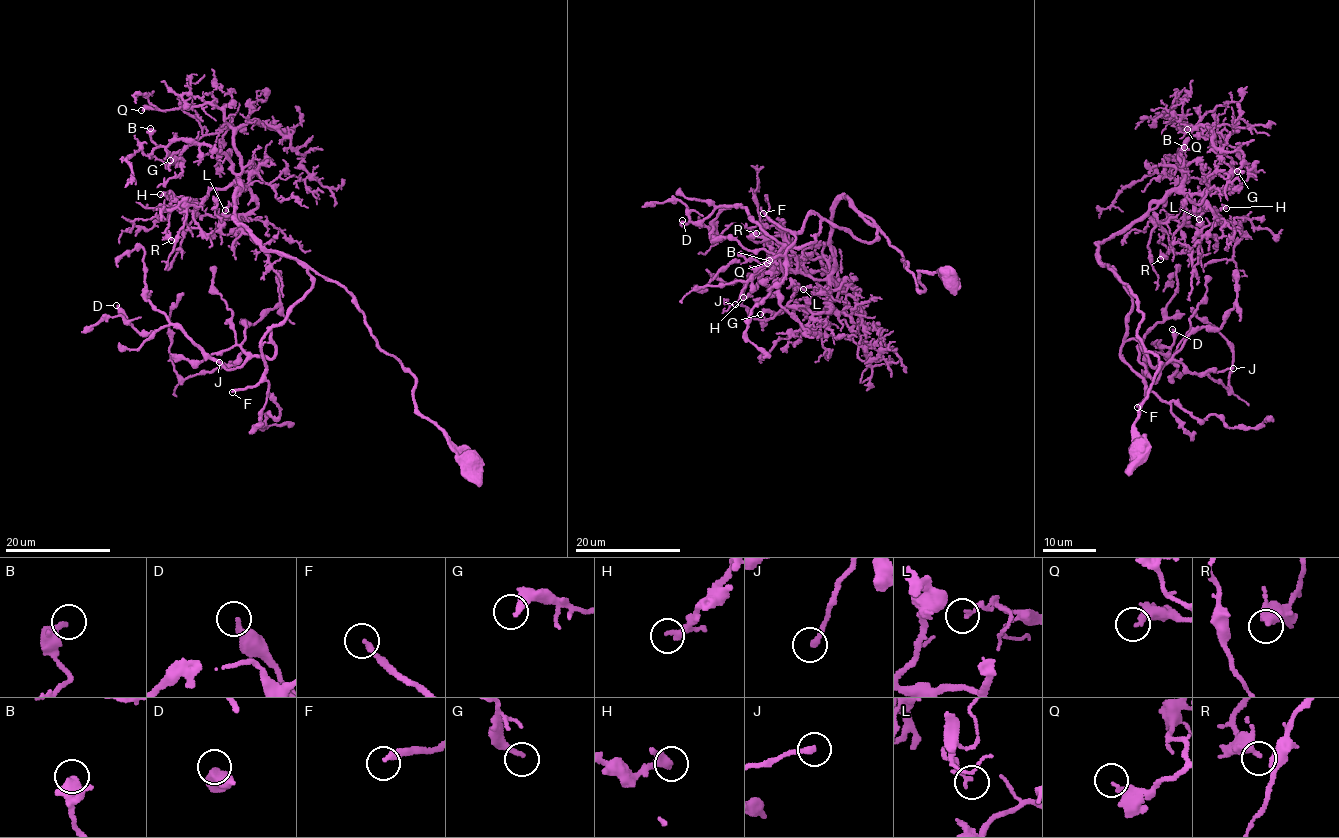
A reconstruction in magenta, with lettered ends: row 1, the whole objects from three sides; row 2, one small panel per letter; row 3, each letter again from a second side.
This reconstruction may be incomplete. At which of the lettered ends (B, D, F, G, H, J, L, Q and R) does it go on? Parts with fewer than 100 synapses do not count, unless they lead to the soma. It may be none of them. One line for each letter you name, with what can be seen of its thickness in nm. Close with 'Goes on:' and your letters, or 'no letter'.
F: Thickness 240 nm
Goes on: F

